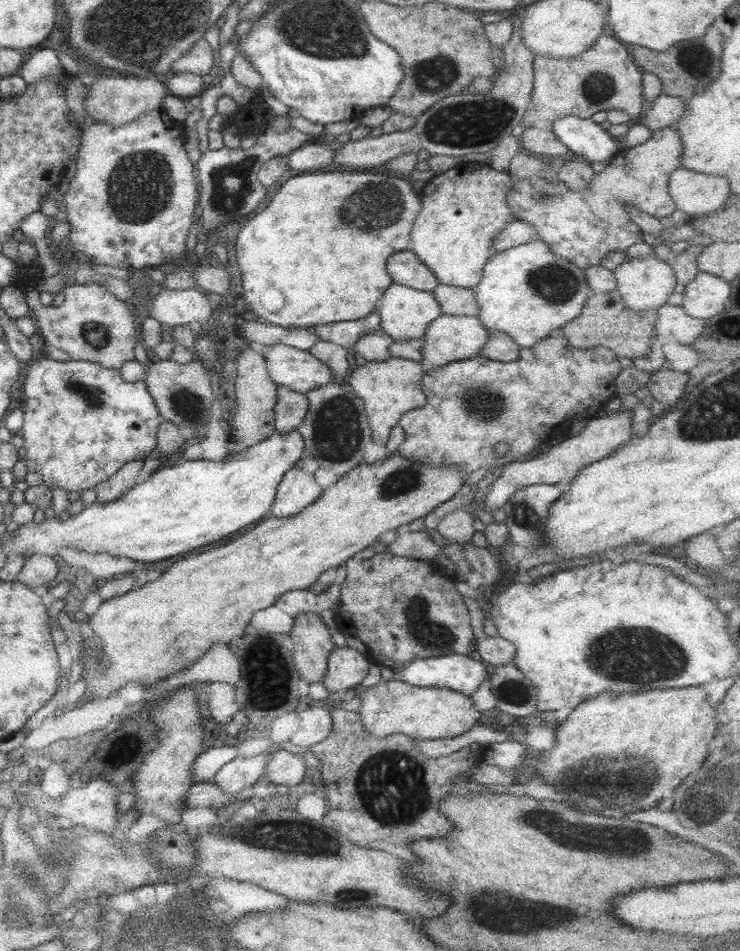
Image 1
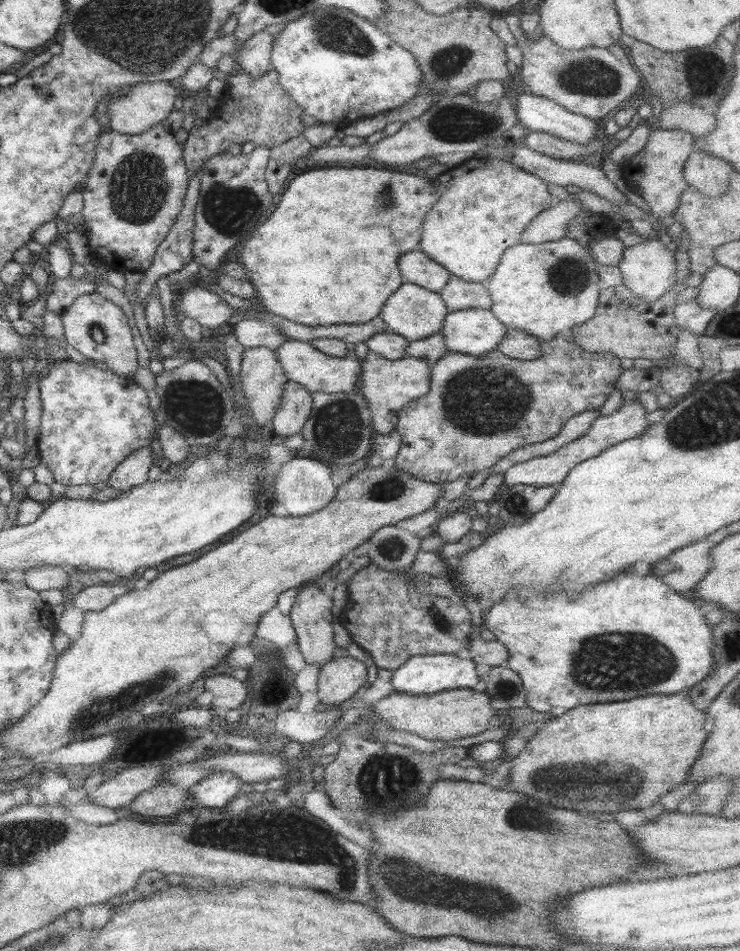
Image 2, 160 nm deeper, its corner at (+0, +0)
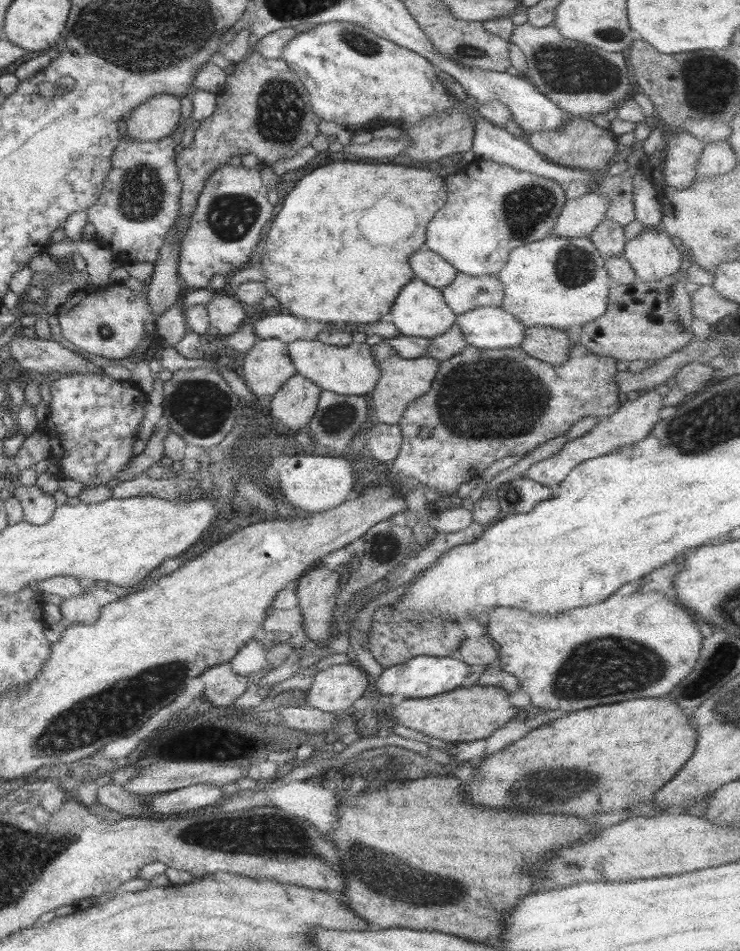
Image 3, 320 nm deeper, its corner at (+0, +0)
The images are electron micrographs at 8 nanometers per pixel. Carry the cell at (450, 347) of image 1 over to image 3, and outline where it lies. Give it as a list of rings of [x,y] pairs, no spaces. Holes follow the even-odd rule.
[[[477,307],[472,311],[456,316],[455,324],[462,331],[462,338],[467,346],[479,350],[494,350],[498,348],[515,348],[522,345],[525,336],[525,326],[516,320],[516,316],[504,312],[501,307]]]

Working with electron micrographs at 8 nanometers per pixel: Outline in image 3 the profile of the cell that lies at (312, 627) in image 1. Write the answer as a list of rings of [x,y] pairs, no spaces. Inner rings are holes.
[[[320,564],[317,568],[312,568],[305,572],[299,578],[297,597],[299,598],[299,607],[301,608],[304,620],[306,634],[312,639],[311,645],[319,645],[322,640],[330,636],[330,621],[336,614],[337,598],[336,593],[339,589],[340,575],[338,570],[333,571]]]

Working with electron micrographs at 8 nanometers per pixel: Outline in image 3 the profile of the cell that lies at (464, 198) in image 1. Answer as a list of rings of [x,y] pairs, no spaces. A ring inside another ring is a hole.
[[[474,158],[445,181],[448,202],[428,224],[426,244],[466,276],[496,275],[513,248],[546,238],[567,201],[557,182],[495,160]]]

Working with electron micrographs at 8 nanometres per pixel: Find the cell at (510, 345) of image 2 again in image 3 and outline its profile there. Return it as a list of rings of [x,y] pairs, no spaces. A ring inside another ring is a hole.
[[[525,327],[525,336],[520,350],[526,356],[552,365],[568,361],[570,348],[574,346],[567,331],[552,327]]]

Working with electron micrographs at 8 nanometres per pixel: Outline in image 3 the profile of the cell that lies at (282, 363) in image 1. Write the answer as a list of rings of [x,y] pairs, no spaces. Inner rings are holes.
[[[296,340],[286,344],[286,352],[298,374],[311,380],[321,389],[339,395],[368,397],[381,375],[376,361],[372,358],[371,347],[366,343],[353,342],[344,347],[322,344],[318,340]]]

